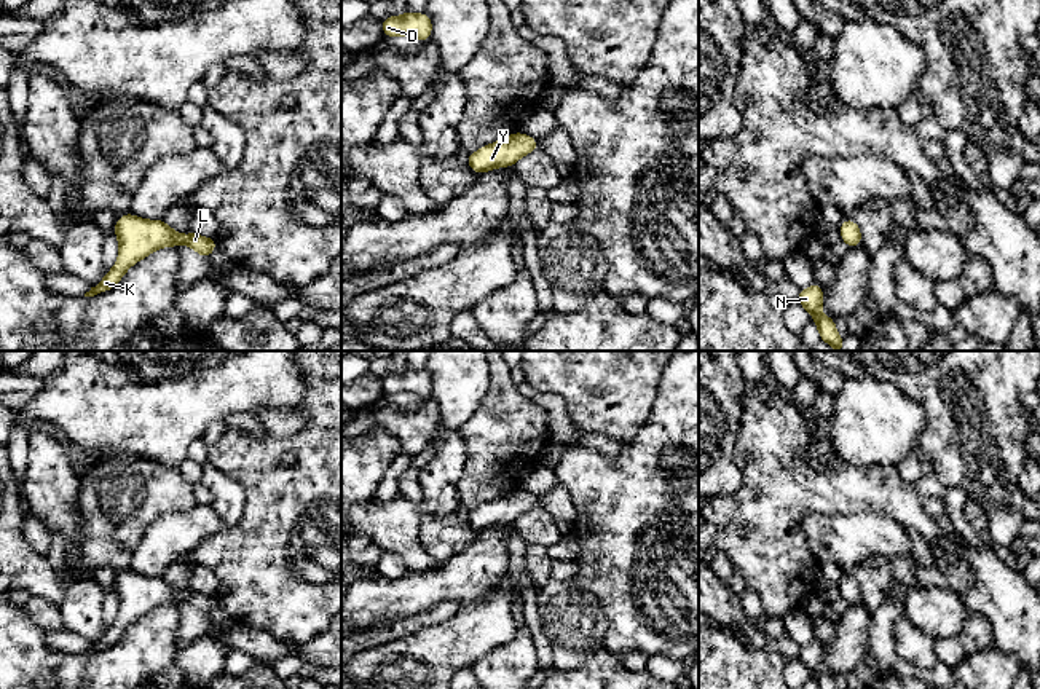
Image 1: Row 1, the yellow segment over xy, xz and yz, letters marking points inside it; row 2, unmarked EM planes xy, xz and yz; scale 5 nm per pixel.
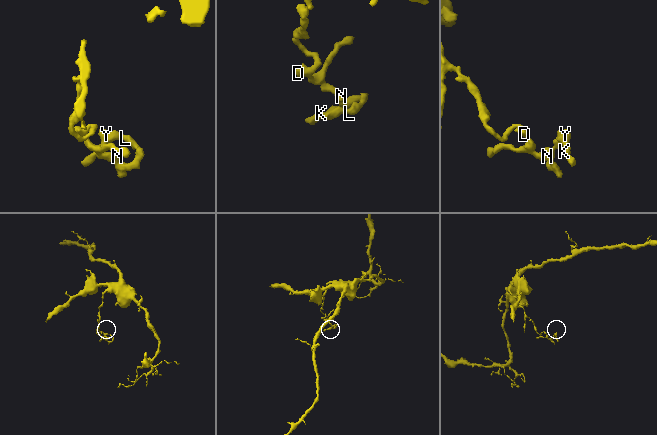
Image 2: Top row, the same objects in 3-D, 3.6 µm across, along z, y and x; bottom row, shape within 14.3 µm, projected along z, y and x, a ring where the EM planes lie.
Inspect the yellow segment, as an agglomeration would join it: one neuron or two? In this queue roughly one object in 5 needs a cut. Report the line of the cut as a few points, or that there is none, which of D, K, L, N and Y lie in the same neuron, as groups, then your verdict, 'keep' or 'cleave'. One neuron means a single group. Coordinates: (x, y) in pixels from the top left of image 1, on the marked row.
cut none; groups D K L N Y; keep

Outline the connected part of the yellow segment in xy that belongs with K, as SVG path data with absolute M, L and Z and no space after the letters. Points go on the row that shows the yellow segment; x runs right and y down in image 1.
M131 212L116 220L113 234L120 242L118 260L104 279L91 287L85 297L94 297L113 289L134 263L161 247L187 244L206 260L209 260L211 252L219 247L215 239L193 231L190 234L180 234L167 226L163 219L145 220L132 215Z

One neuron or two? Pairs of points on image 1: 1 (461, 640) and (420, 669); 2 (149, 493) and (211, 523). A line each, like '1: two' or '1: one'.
1: one
2: two

